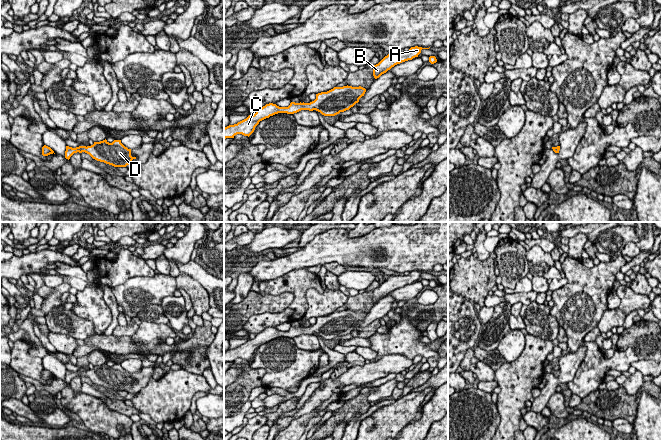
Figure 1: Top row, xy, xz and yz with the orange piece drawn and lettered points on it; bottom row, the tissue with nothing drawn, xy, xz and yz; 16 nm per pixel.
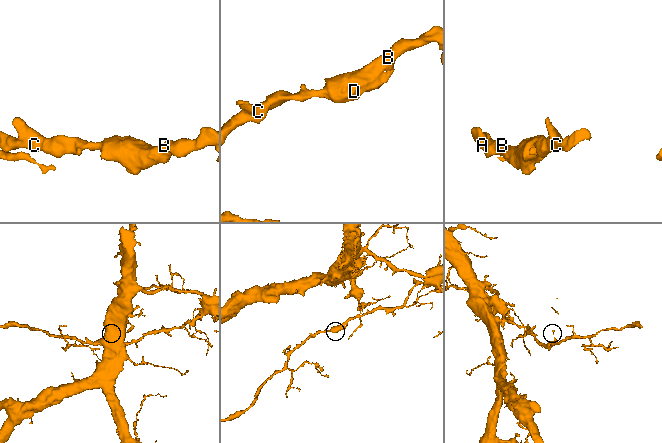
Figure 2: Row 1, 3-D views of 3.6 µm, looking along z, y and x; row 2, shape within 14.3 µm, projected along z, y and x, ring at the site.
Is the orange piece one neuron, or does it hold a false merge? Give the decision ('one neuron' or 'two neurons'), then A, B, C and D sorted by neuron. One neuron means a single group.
one neuron; groups A B C D

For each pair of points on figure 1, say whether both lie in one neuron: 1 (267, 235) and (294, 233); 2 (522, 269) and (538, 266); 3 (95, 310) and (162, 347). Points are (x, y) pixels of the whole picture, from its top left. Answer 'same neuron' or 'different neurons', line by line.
1: same neuron
2: different neurons
3: different neurons

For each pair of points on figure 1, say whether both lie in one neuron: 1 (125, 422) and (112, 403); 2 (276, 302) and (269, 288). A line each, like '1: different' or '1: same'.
1: different
2: different

